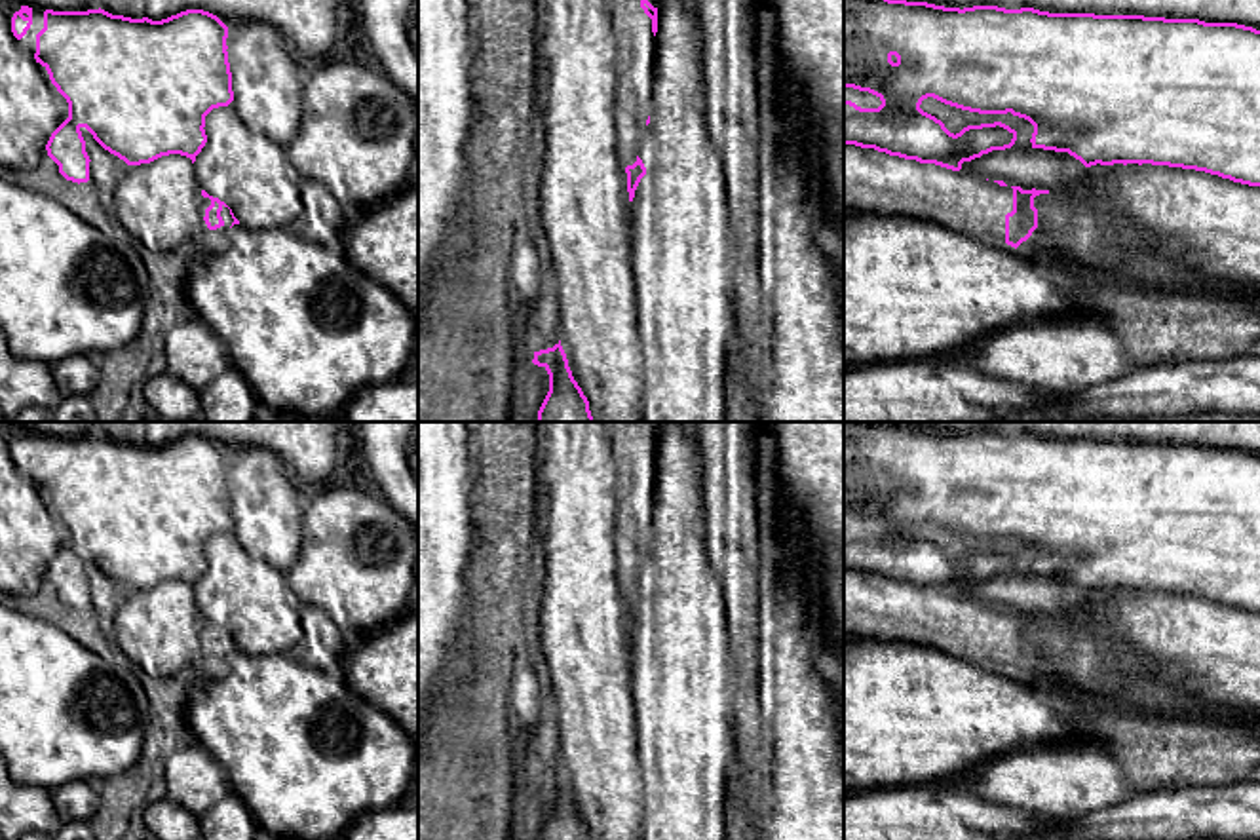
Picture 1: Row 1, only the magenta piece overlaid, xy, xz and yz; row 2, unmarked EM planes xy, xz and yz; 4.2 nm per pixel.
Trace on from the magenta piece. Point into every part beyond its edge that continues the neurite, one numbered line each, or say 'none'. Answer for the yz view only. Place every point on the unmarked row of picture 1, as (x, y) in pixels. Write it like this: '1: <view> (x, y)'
none

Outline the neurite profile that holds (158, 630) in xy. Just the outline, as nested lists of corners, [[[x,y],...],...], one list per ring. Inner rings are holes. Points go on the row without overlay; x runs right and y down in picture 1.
[[[169,580],[129,591],[114,616],[112,635],[144,678],[167,678],[196,669],[201,623],[192,585]]]

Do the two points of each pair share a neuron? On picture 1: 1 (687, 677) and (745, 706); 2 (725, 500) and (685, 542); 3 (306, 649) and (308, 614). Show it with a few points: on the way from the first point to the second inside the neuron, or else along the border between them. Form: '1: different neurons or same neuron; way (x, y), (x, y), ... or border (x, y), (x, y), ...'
1: different neurons; border (736, 675), (732, 745)
2: different neurons; border (702, 477), (702, 536), (711, 567)
3: same neuron; way (310, 641), (310, 622)

